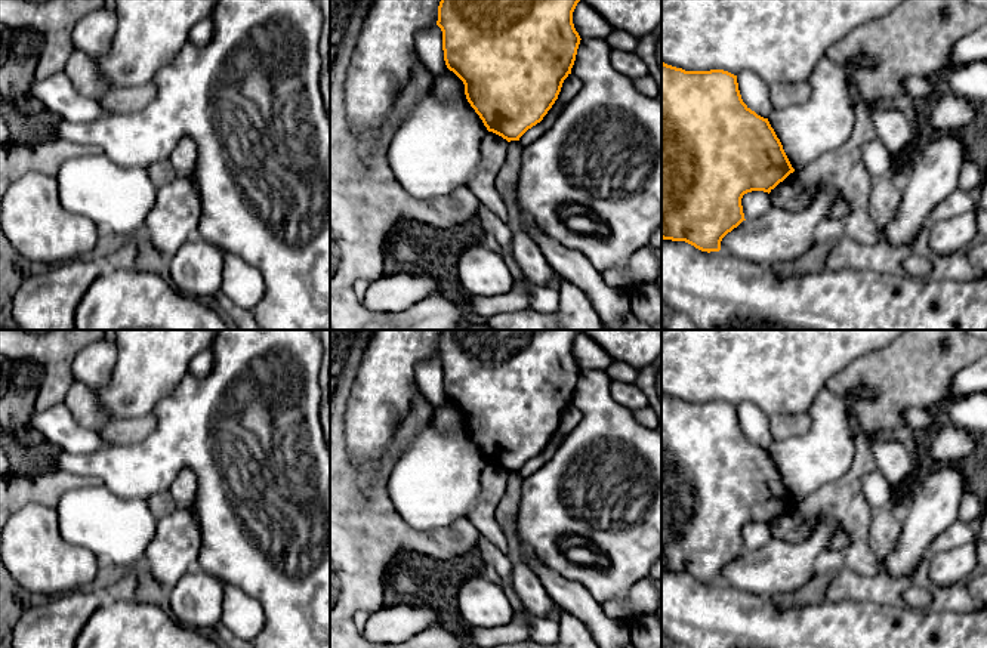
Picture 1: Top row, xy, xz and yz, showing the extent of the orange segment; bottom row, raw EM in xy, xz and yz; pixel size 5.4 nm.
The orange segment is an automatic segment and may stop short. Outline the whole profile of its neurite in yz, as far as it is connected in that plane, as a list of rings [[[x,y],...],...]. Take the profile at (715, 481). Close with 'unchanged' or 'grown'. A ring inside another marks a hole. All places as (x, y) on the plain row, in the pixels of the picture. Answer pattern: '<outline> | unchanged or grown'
[[[661,394],[661,570],[685,573],[701,583],[719,583],[722,570],[737,559],[744,550],[741,530],[752,522],[771,524],[795,500],[792,499],[780,470],[768,450],[758,447],[741,431],[737,407],[724,401],[685,402]]] | unchanged

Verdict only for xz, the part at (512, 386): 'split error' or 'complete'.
complete

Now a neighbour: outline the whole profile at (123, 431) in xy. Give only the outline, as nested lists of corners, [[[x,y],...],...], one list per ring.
[[[145,417],[117,419],[105,425],[101,436],[110,445],[132,445],[144,441],[157,426],[157,419]]]

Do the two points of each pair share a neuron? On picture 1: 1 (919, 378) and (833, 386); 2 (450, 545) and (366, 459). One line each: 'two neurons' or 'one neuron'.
1: one neuron
2: two neurons

